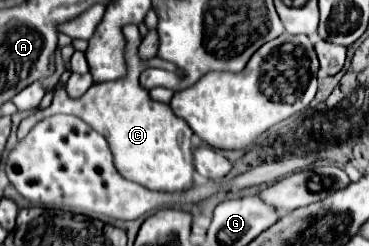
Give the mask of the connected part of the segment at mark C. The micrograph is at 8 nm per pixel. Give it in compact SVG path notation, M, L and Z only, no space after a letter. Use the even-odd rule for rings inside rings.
M129 24L123 28L123 36L127 42L127 74L113 82L101 82L93 84L81 98L71 100L65 92L65 88L59 88L55 92L55 98L49 108L37 110L25 120L21 120L17 138L25 138L27 132L43 118L53 114L71 114L81 120L85 120L93 130L97 130L101 136L107 138L115 166L127 180L133 180L137 184L143 184L153 190L161 192L181 192L193 184L193 150L191 150L191 128L189 124L175 116L171 106L153 102L149 98L149 92L139 86L139 74L145 68L170 68L177 71L175 74L183 76L183 72L170 62L163 62L161 58L153 60L137 60L137 44L141 44L139 28L135 24Z

